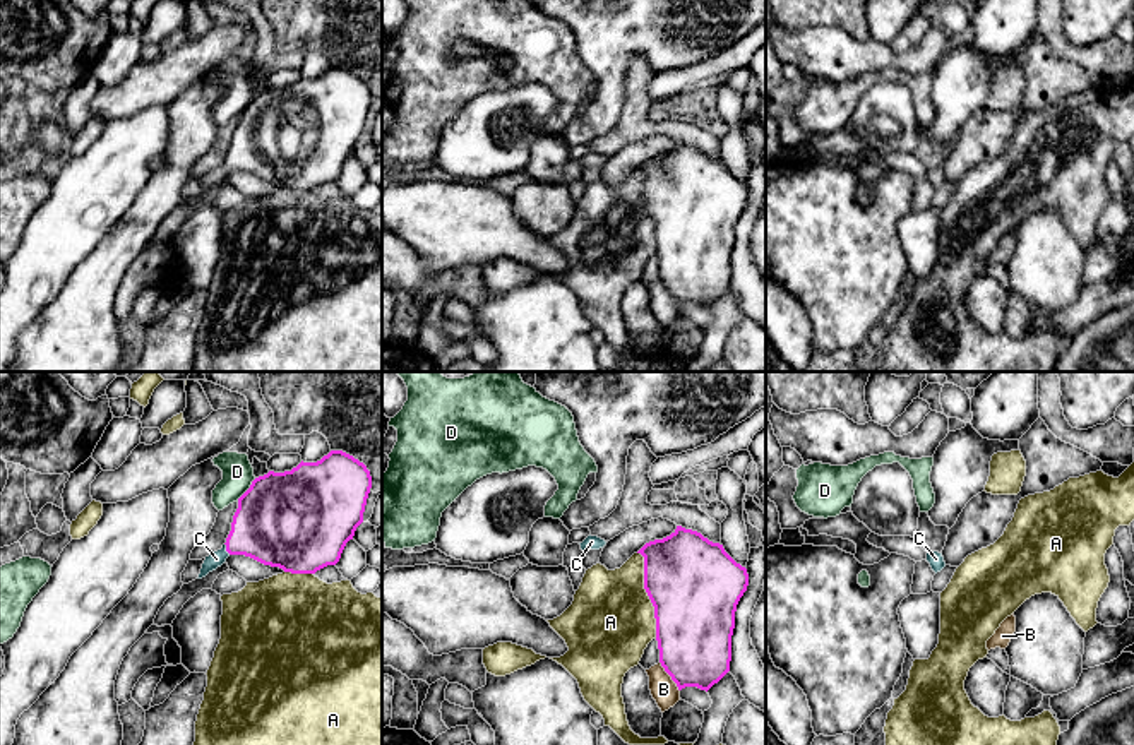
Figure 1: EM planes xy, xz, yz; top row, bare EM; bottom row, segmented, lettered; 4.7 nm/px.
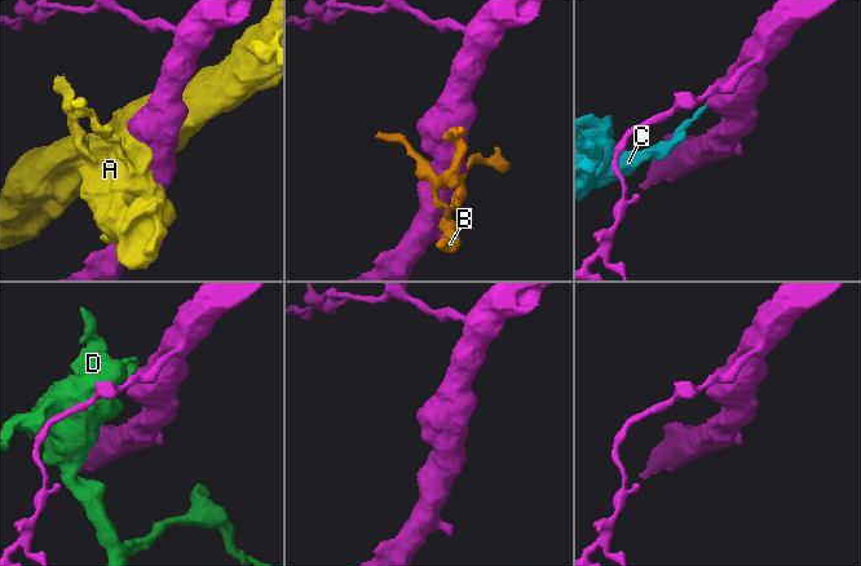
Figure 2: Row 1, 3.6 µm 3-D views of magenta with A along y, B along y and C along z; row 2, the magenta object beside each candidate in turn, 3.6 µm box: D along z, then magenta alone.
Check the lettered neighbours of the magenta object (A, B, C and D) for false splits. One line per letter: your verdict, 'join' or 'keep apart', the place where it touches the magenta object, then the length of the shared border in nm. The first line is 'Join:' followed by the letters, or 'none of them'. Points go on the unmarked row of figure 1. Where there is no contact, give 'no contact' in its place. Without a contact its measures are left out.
Join: C
A: keep apart; meets magenta in xz at (648, 211); contact 420 nm long
B: keep apart; meets magenta in xz at (670, 292); contact 170 nm long
C: join; meets magenta in xy at (226, 165); contact 60 nm long
D: keep apart; meets magenta in xy at (247, 107); contact 140 nm long

